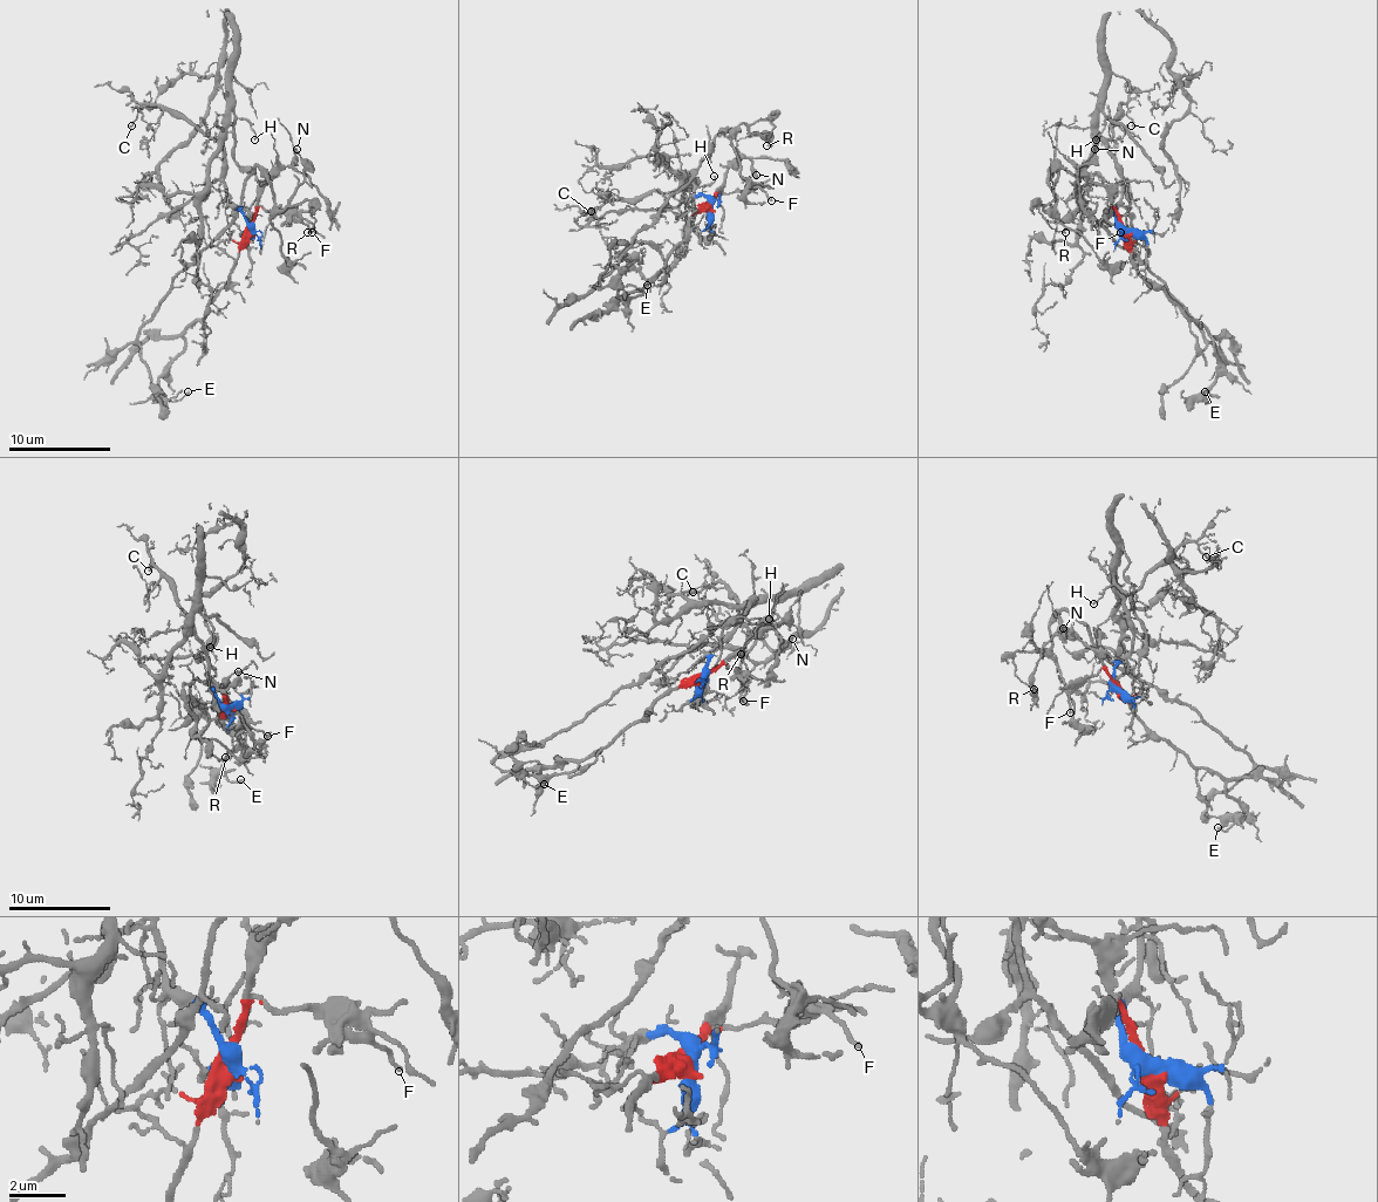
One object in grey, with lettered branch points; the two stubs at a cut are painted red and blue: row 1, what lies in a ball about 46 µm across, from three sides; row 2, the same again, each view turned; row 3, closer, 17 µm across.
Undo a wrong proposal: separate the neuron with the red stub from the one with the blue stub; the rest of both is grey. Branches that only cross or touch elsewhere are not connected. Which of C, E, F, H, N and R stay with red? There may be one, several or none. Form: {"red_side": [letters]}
{"red_side": ["E", "F", "N", "R"]}

